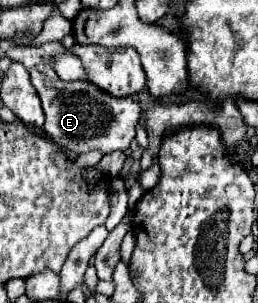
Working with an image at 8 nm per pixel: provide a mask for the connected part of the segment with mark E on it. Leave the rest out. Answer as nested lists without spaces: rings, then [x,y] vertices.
[[[35,65],[29,69],[31,85],[35,87],[43,111],[45,111],[45,133],[57,143],[67,155],[81,155],[91,149],[111,153],[115,149],[125,151],[135,137],[135,129],[141,121],[143,109],[133,97],[111,97],[99,87],[87,81],[63,81],[49,65]]]

